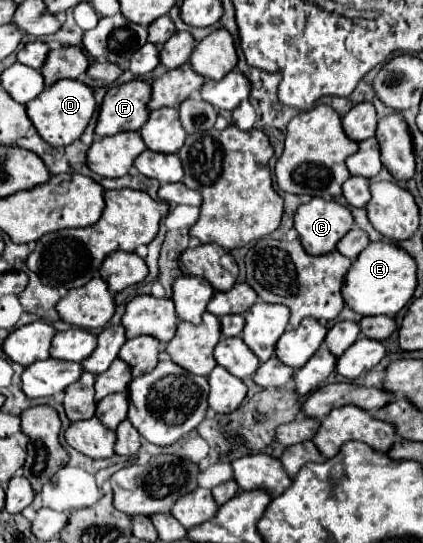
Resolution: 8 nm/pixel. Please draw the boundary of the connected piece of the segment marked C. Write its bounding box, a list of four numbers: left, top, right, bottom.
[294,198,352,256]

